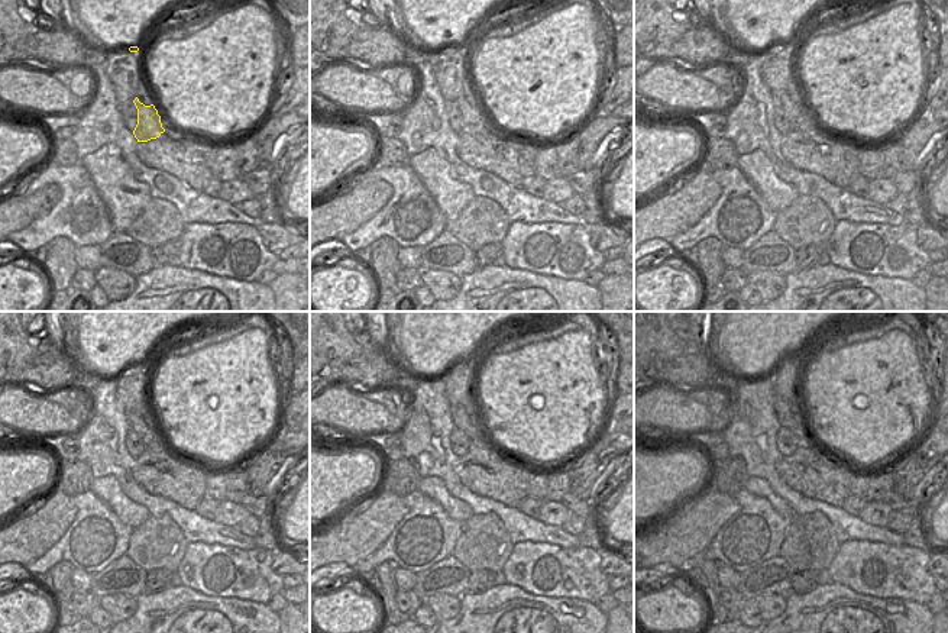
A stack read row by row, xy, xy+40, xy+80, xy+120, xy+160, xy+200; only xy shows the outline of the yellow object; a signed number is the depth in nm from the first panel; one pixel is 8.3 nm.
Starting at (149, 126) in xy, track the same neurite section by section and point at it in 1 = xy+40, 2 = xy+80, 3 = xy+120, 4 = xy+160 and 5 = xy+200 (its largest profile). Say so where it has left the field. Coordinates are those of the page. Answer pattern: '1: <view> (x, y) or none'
1: xy+40 (474, 120)
2: xy+80 (799, 119)
3: xy+120 (138, 371)
4: xy+160 (463, 417)
5: xy+200 (786, 390)

